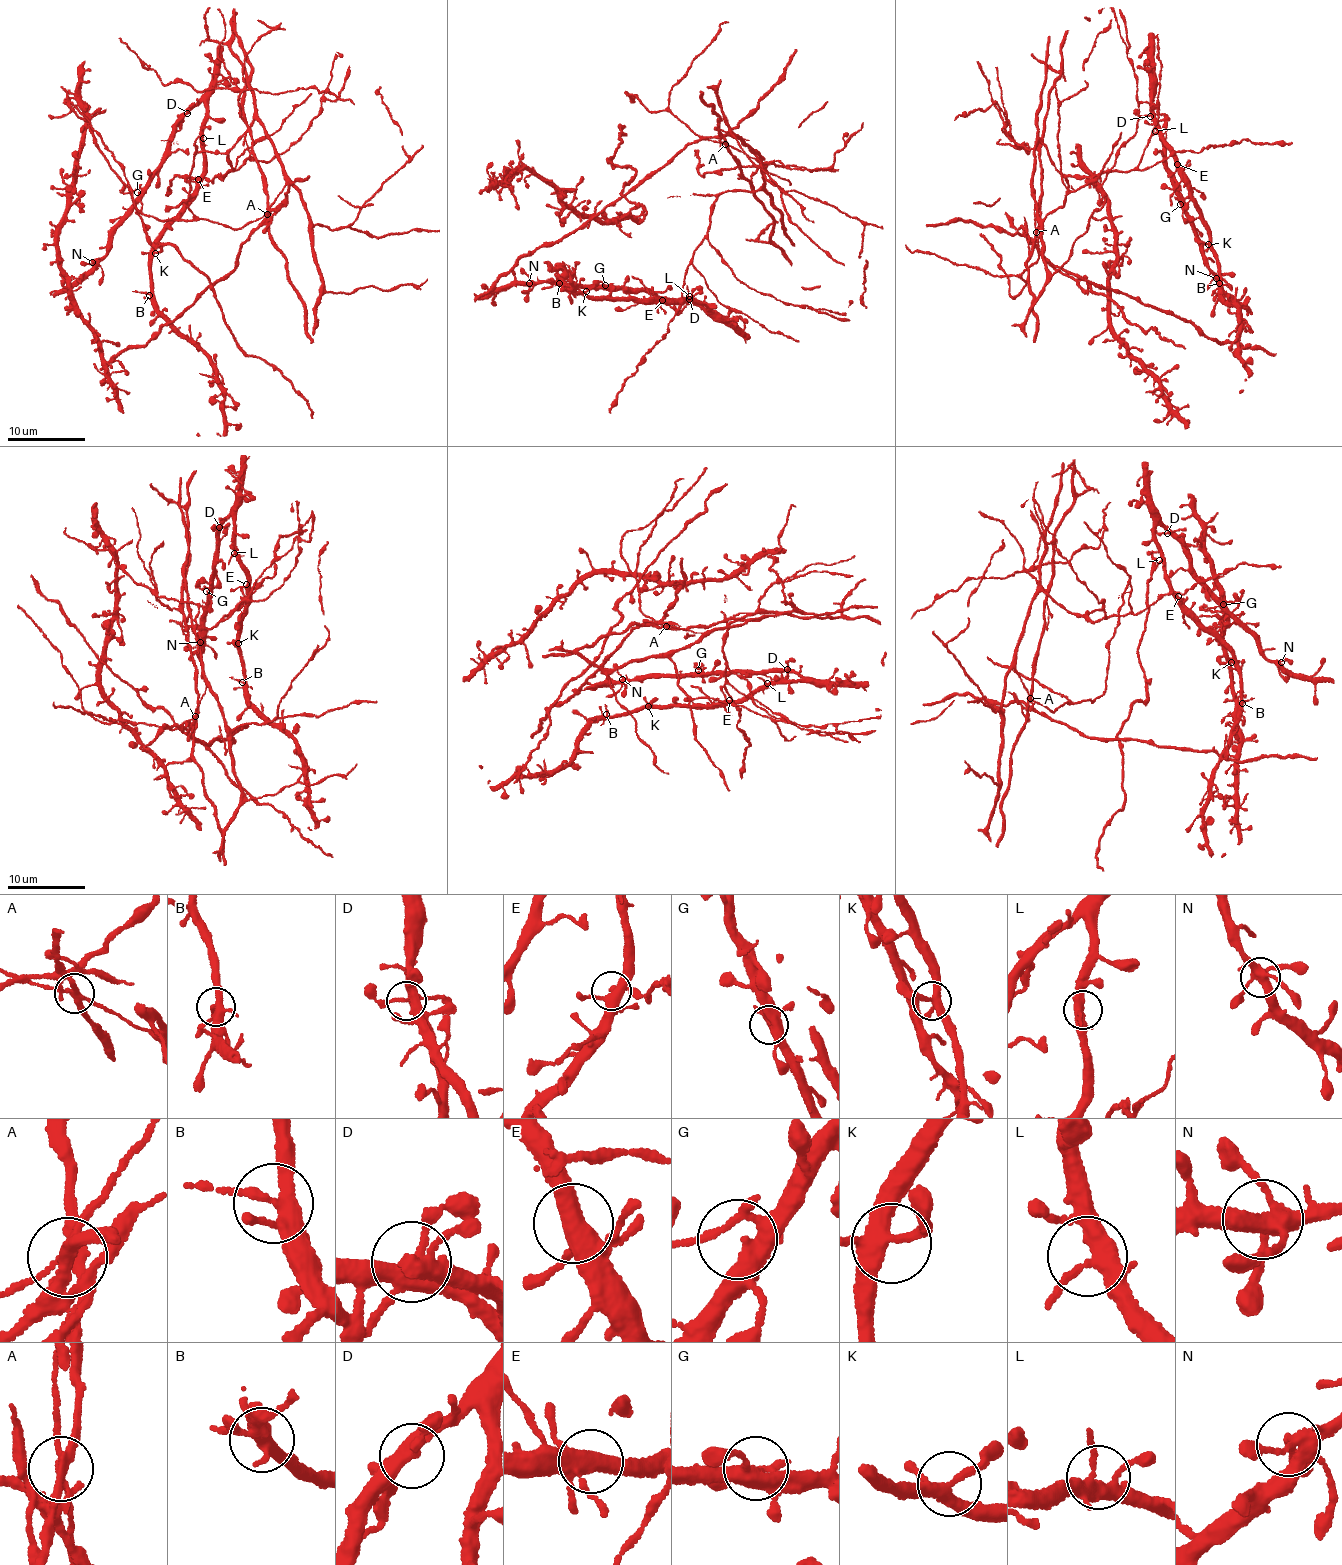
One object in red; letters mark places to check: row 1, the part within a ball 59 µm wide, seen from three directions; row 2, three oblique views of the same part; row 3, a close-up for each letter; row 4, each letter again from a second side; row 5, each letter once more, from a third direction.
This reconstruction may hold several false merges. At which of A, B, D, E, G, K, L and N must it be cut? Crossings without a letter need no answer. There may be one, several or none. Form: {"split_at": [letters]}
{"split_at": ["A"]}

